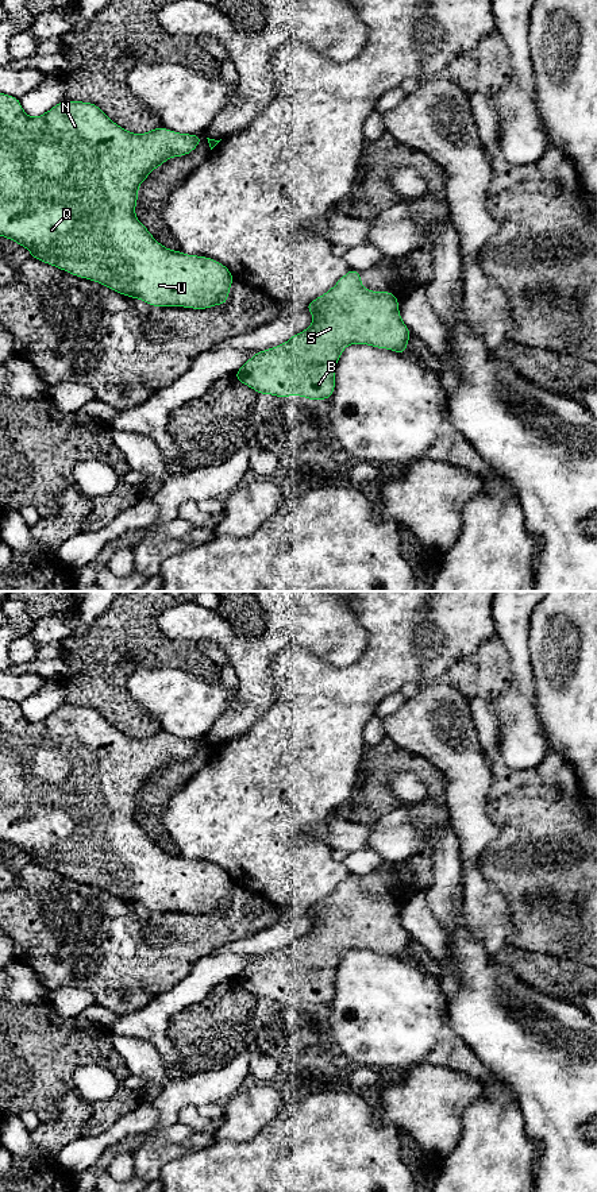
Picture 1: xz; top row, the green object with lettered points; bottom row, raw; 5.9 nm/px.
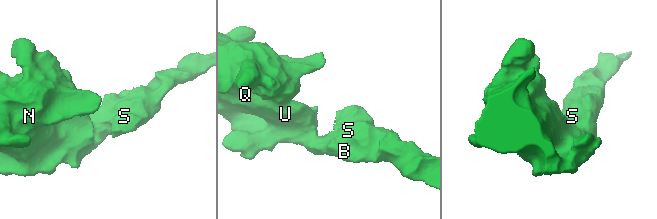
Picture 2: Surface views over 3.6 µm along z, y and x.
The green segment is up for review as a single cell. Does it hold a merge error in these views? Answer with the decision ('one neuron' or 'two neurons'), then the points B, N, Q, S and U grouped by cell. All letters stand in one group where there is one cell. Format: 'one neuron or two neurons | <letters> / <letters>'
one neuron | B N Q S U

